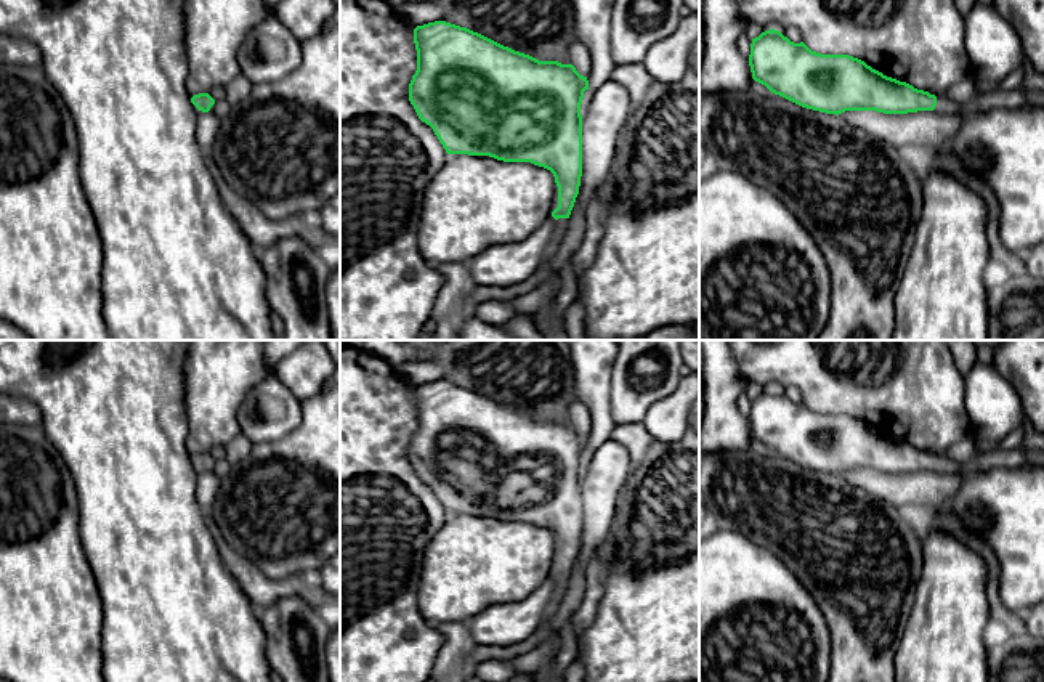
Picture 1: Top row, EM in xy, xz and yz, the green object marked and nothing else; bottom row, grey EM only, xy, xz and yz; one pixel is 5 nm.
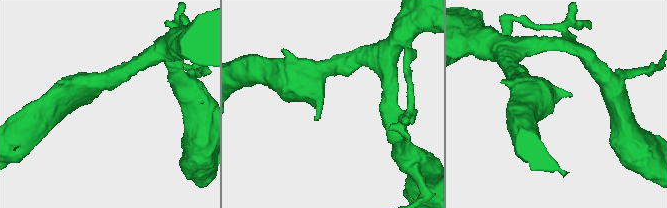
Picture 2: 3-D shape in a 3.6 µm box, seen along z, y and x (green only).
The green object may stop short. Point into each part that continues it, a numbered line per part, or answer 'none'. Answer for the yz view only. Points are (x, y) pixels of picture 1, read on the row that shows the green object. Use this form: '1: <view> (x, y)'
1: yz (946, 106)

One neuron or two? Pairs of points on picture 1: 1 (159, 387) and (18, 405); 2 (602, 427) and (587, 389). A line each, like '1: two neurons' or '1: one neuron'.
1: two neurons
2: one neuron

